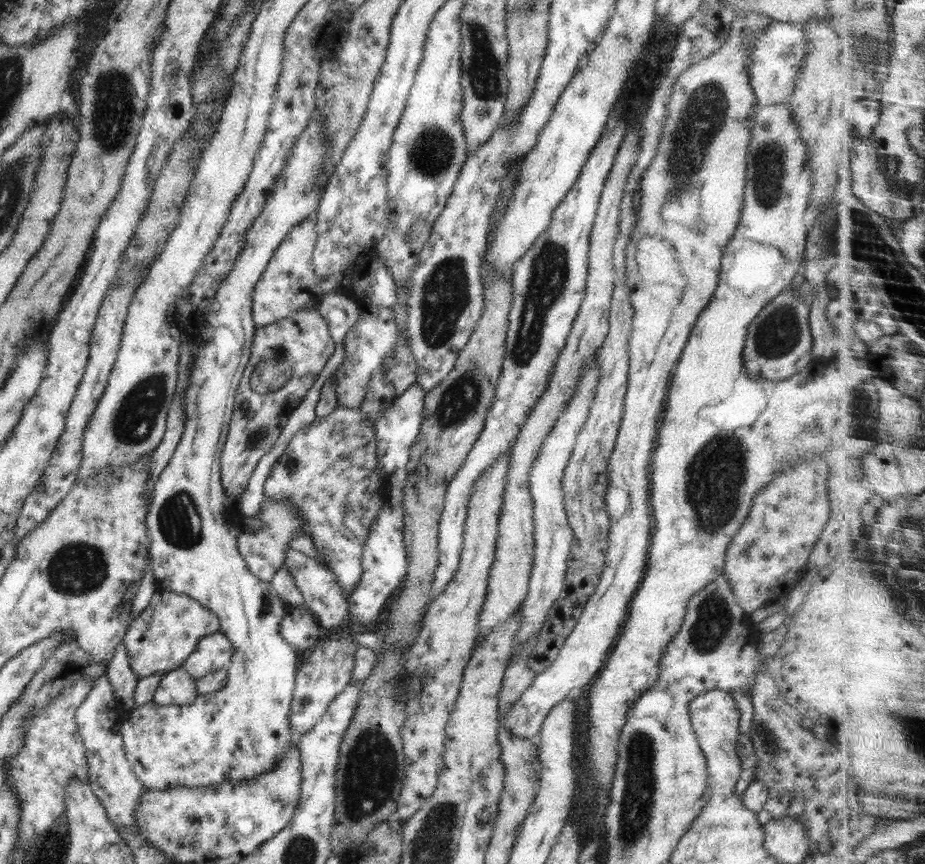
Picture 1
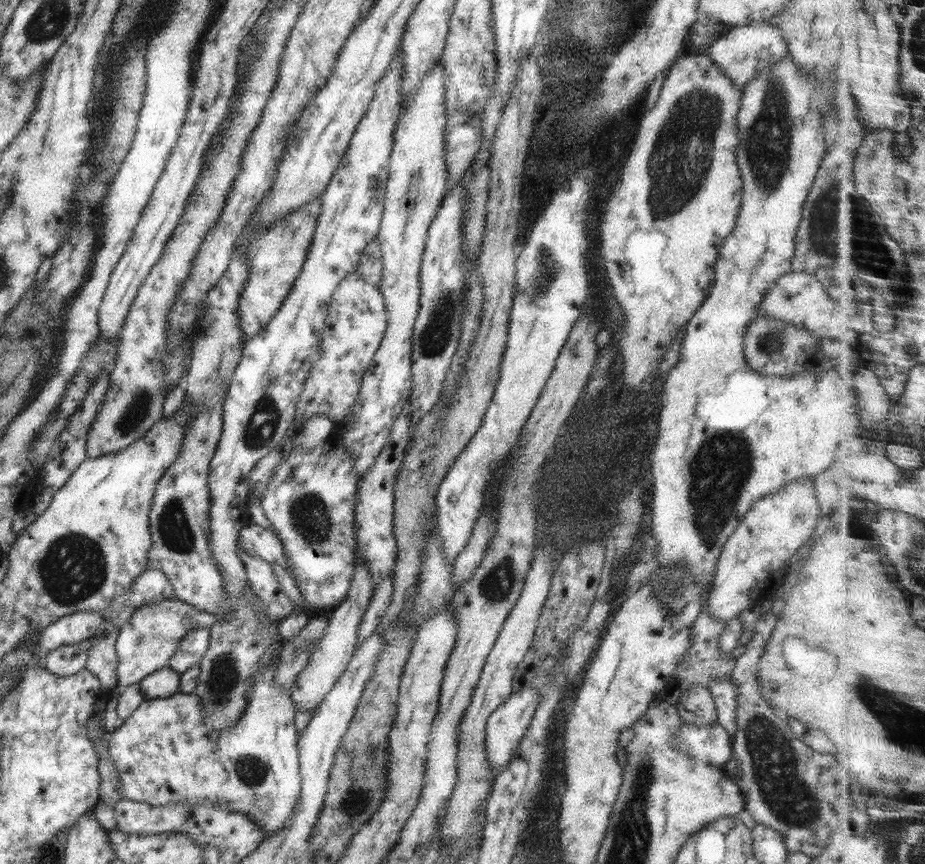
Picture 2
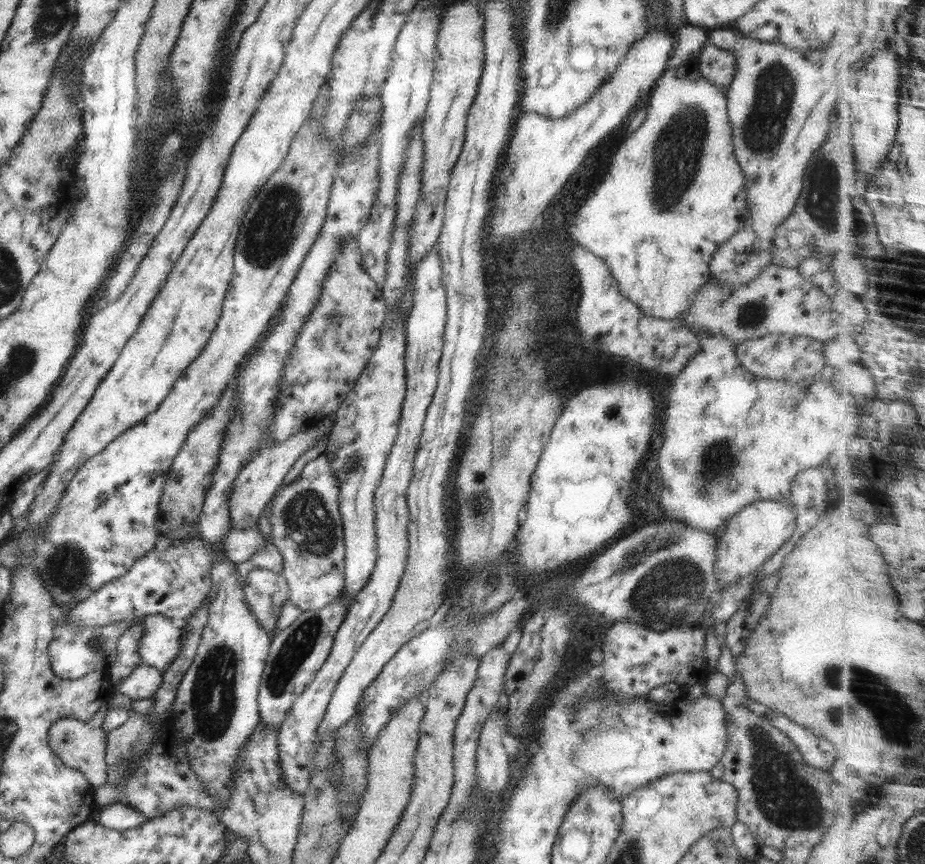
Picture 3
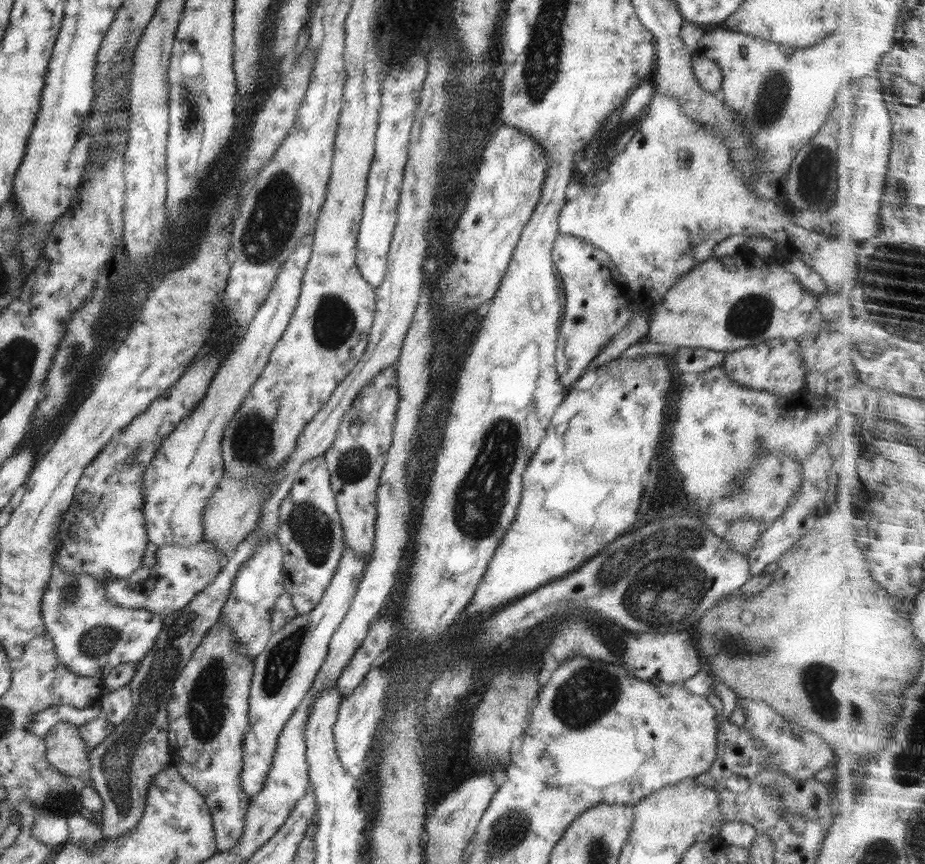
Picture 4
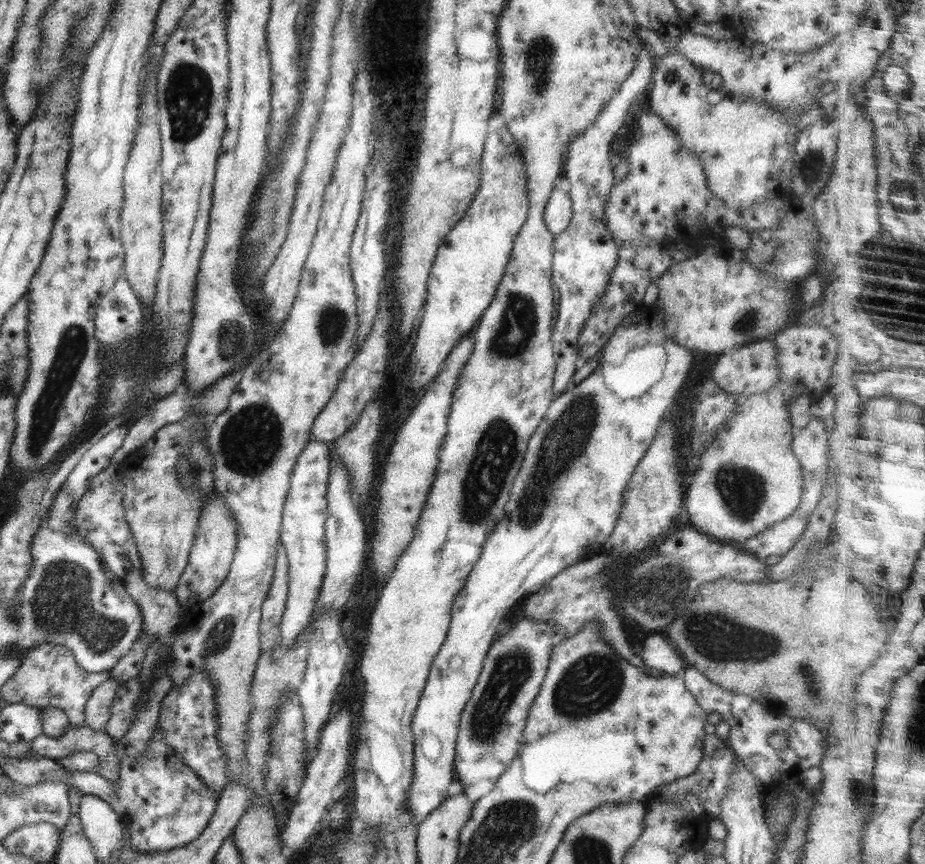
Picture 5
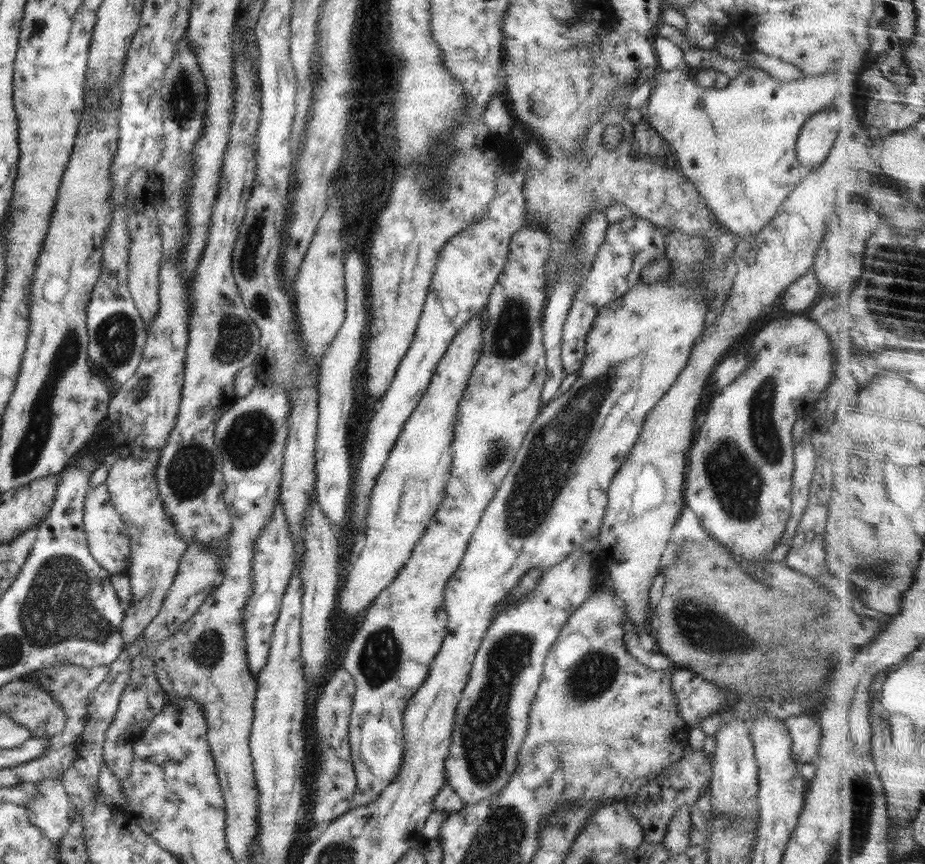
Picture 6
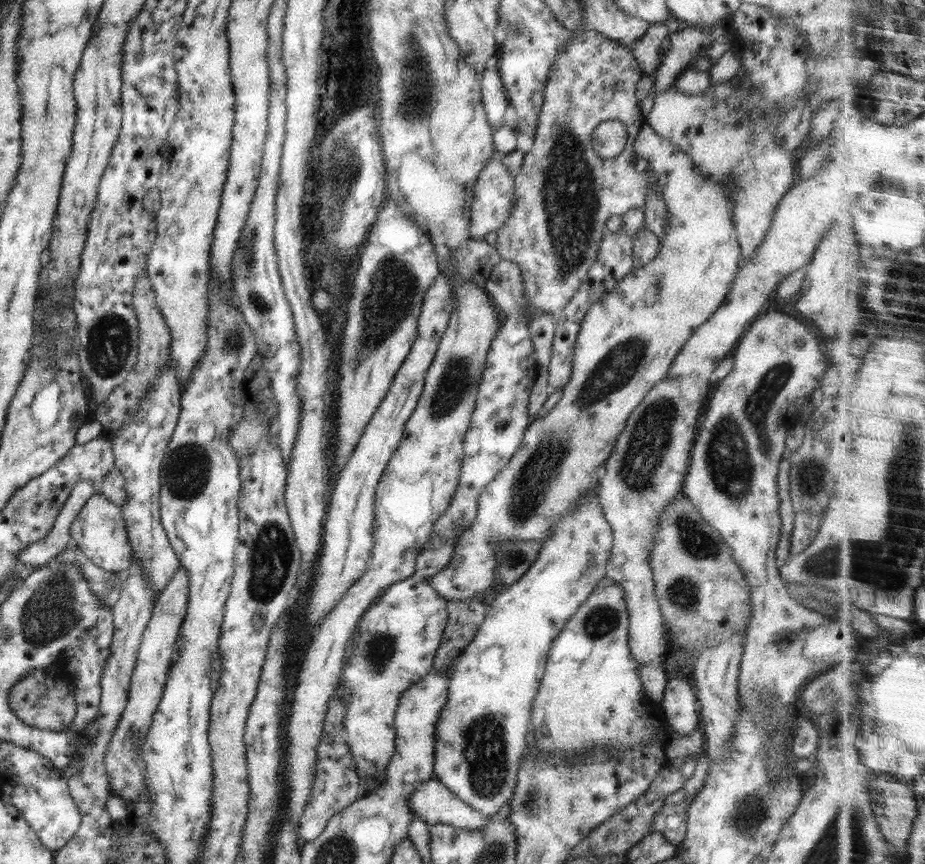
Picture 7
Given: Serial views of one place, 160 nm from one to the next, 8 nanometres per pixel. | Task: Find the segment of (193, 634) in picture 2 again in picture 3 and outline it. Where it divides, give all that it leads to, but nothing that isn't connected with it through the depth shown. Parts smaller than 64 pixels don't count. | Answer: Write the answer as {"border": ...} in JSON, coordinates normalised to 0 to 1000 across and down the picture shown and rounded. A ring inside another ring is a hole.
{"border":[[[159,711],[151,714],[152,722],[155,722],[155,737],[150,741],[149,755],[152,764],[160,771],[165,771],[173,777],[183,774],[183,769],[188,760],[191,760],[196,755],[195,740],[200,733],[198,731],[197,722],[190,720],[179,713],[172,711]]]}

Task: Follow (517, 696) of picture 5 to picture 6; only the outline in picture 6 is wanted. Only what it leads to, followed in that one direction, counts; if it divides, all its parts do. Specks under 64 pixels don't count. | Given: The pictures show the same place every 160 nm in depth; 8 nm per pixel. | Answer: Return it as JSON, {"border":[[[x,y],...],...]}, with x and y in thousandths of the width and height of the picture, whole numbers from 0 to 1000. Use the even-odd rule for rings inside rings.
{"border":[[[634,624],[603,653],[588,659],[584,674],[575,685],[555,696],[548,696],[528,723],[512,758],[512,766],[493,821],[485,872],[481,880],[482,904],[502,928],[502,933],[504,929],[515,932],[515,928],[530,925],[532,920],[541,918],[559,891],[560,868],[571,846],[572,824],[586,787],[591,757],[614,714],[629,701],[641,685],[640,670],[644,662],[650,662],[650,648],[645,645],[649,638],[648,625]]]}

